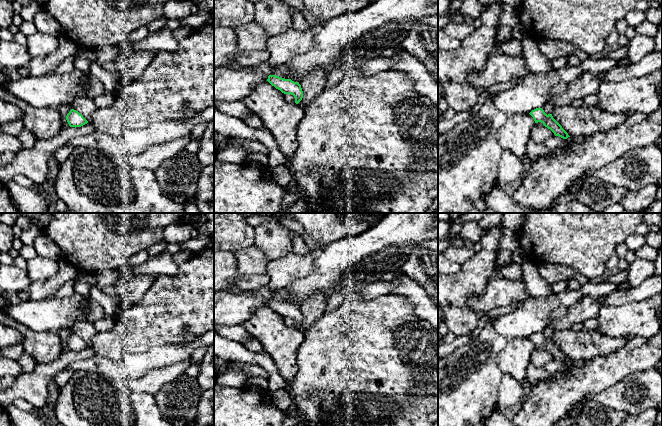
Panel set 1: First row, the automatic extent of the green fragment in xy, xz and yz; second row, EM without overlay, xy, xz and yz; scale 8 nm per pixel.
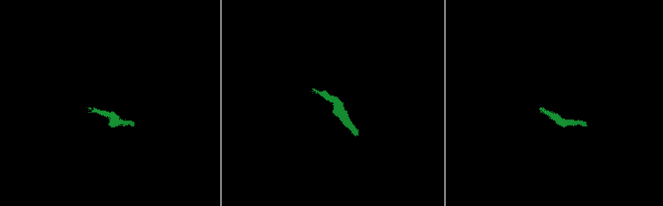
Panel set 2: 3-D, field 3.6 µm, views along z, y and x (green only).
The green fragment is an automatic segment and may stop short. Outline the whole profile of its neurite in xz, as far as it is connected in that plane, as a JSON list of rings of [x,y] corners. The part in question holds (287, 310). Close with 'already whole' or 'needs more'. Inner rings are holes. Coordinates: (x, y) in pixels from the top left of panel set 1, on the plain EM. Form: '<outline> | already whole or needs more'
[[[269,299],[267,305],[282,317],[293,319],[296,328],[302,324],[303,315],[298,306],[294,306],[291,303],[284,303],[276,299]]] | already whole

